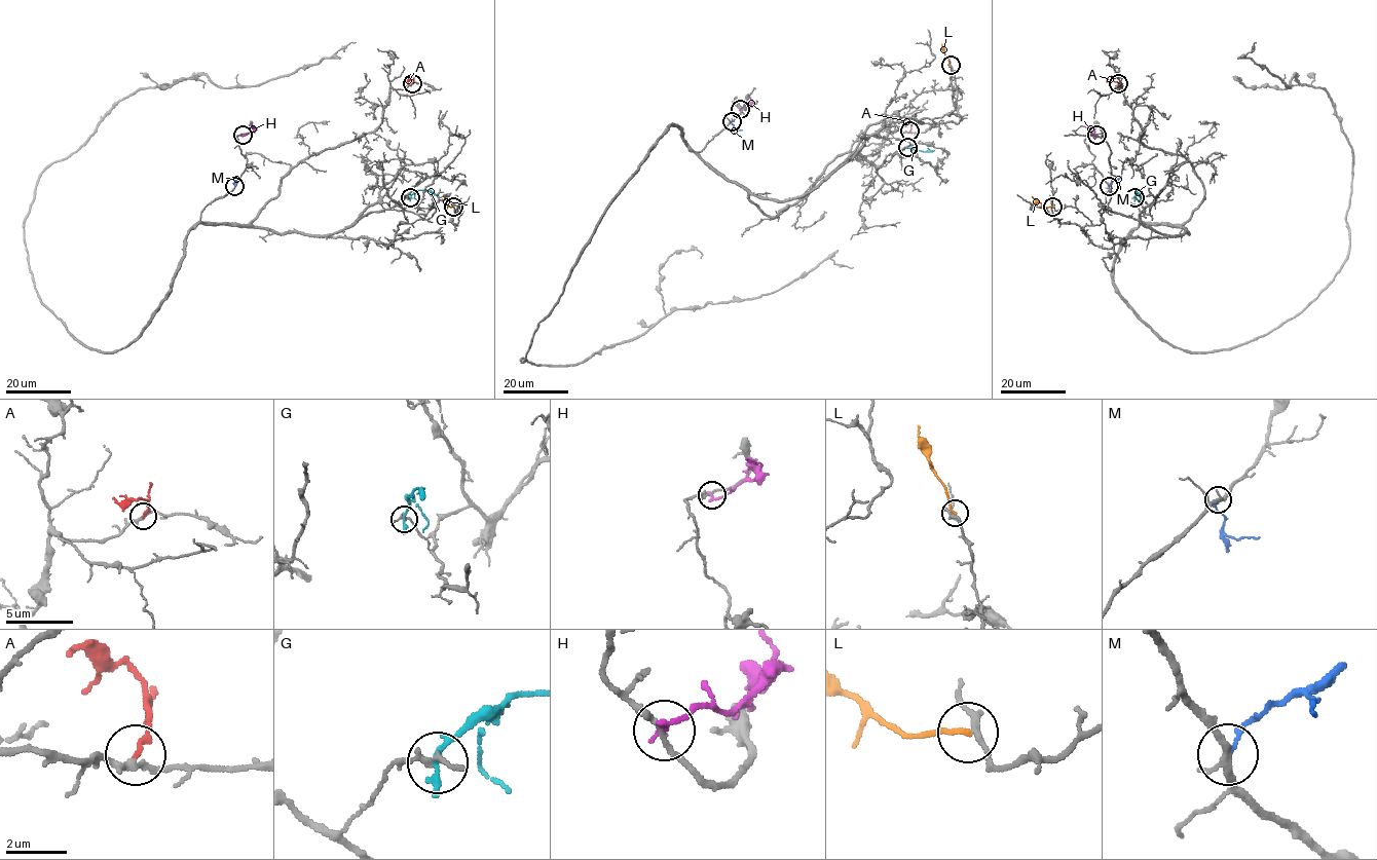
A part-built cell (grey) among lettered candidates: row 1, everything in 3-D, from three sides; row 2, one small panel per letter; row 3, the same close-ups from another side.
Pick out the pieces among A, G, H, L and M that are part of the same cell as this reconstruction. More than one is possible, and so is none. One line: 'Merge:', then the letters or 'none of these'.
Merge: A

